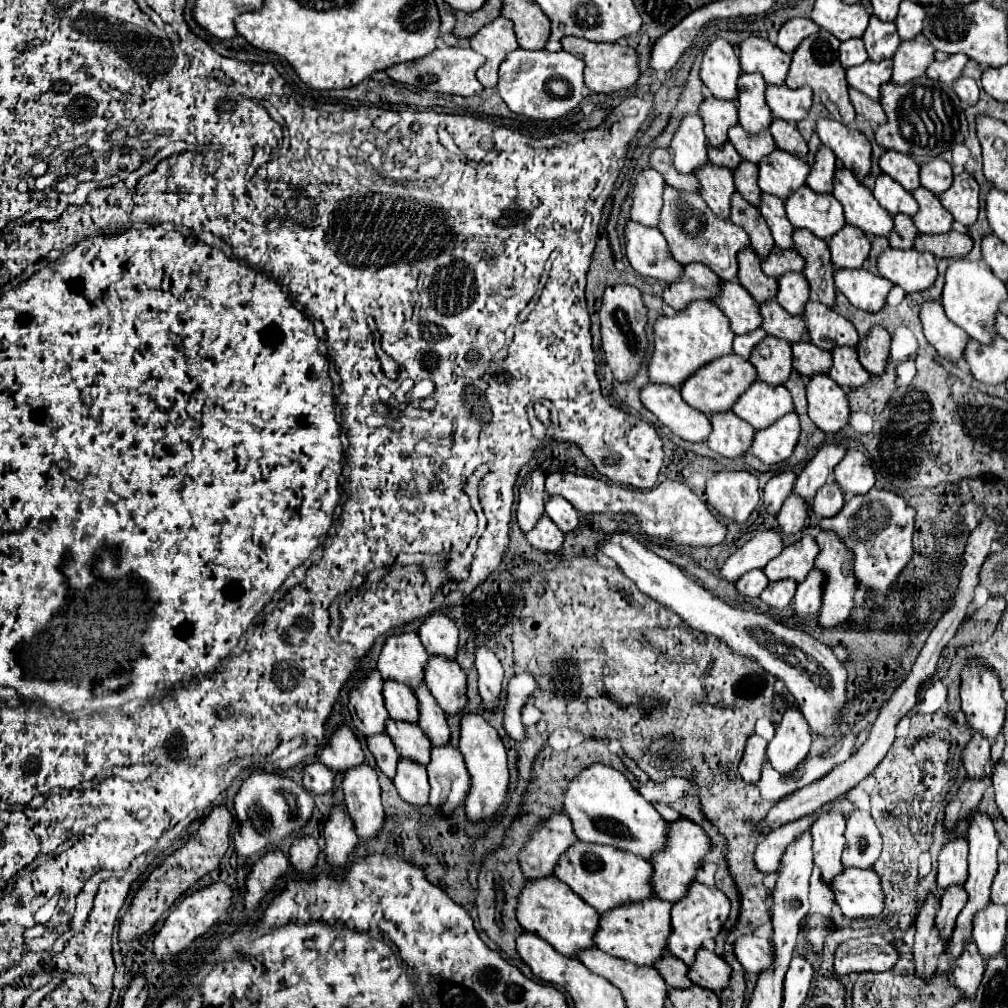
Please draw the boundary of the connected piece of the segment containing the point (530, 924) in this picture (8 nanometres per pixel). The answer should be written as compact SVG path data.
M555 875L529 881L525 889L519 895L519 907L517 907L517 921L519 925L533 935L539 935L545 939L555 951L567 957L577 957L577 951L583 951L585 947L593 947L593 935L599 925L599 913L593 911L587 903L581 903L573 891L569 891L569 885L561 883Z

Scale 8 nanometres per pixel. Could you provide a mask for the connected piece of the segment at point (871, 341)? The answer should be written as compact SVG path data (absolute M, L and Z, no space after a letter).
M873 327L865 341L857 345L859 361L871 375L881 375L891 357L891 333L883 327Z

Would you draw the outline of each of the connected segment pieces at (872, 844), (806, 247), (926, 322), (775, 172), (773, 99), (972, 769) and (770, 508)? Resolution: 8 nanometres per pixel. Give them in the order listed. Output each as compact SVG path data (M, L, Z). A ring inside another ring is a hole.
M851 811L847 815L847 845L843 851L845 867L869 869L879 859L881 853L881 835L873 823L871 813L867 811Z
M797 229L793 233L797 253L807 261L803 275L807 277L811 291L817 293L819 301L827 307L833 307L837 291L833 283L833 263L829 255L829 247L823 239L817 239L811 231Z
M929 301L921 307L921 323L927 341L937 349L937 353L949 363L959 363L965 355L967 335L951 319L947 319L939 301Z
M775 149L773 155L767 155L759 163L759 187L763 193L777 195L779 199L789 199L789 195L801 187L805 187L805 179L809 177L809 165L805 159L799 159L795 155L789 155L781 149Z
M769 85L765 97L773 115L789 123L799 123L801 119L805 119L813 105L813 91L809 87L789 89L785 85Z
M973 733L973 739L963 753L963 765L965 765L967 777L981 779L981 775L987 775L987 771L989 771L989 749L991 749L991 743L985 737Z
M789 471L769 479L769 483L763 489L763 505L767 513L777 515L781 511L781 505L791 495L793 485L795 485L795 473L789 473Z

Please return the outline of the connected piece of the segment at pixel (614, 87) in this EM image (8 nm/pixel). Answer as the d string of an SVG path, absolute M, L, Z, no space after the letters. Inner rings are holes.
M565 37L561 43L563 43L565 51L569 51L573 55L581 55L581 59L585 61L585 85L595 93L615 93L615 91L627 89L627 87L635 85L641 77L639 63L637 63L637 51L629 45L593 43L593 41L585 41L581 37Z

